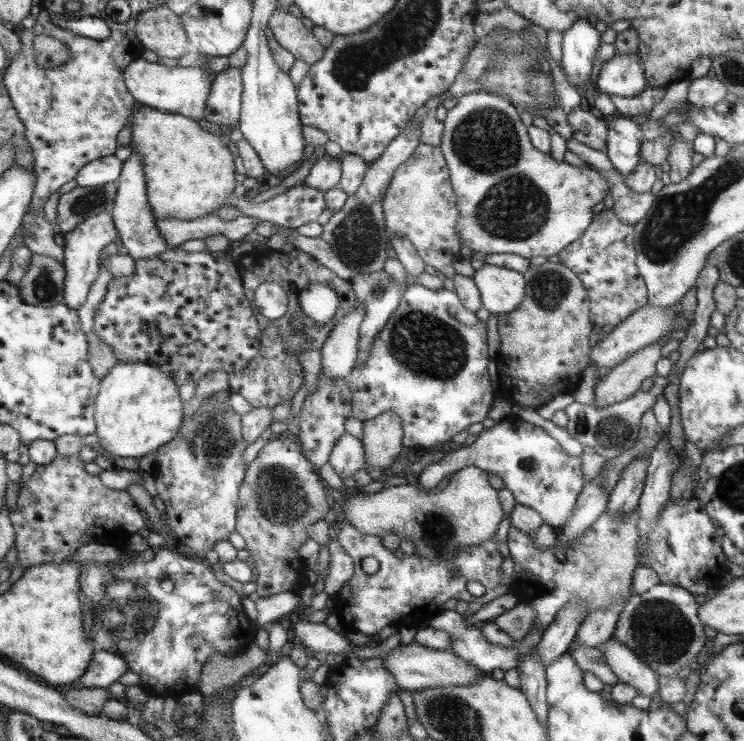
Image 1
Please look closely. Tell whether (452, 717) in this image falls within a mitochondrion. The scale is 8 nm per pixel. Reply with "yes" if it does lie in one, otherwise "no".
yes

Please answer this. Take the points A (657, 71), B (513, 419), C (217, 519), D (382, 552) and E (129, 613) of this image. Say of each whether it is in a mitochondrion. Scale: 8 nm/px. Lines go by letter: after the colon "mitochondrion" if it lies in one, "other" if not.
A: other
B: other
C: other
D: other
E: mitochondrion

